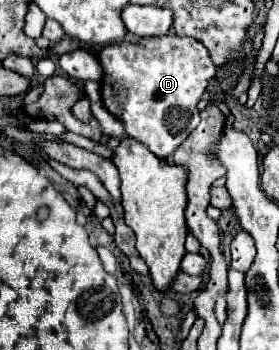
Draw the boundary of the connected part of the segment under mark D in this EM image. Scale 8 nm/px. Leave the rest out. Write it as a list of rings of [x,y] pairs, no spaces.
[[[166,34],[158,38],[140,38],[136,42],[116,42],[102,46],[98,52],[98,60],[104,70],[104,76],[100,80],[102,84],[100,92],[106,110],[124,124],[128,136],[146,144],[156,156],[161,156],[160,158],[171,156],[184,142],[184,138],[198,126],[200,112],[196,106],[202,100],[208,82],[216,76],[216,66],[212,64],[204,44],[198,42],[196,38]]]

